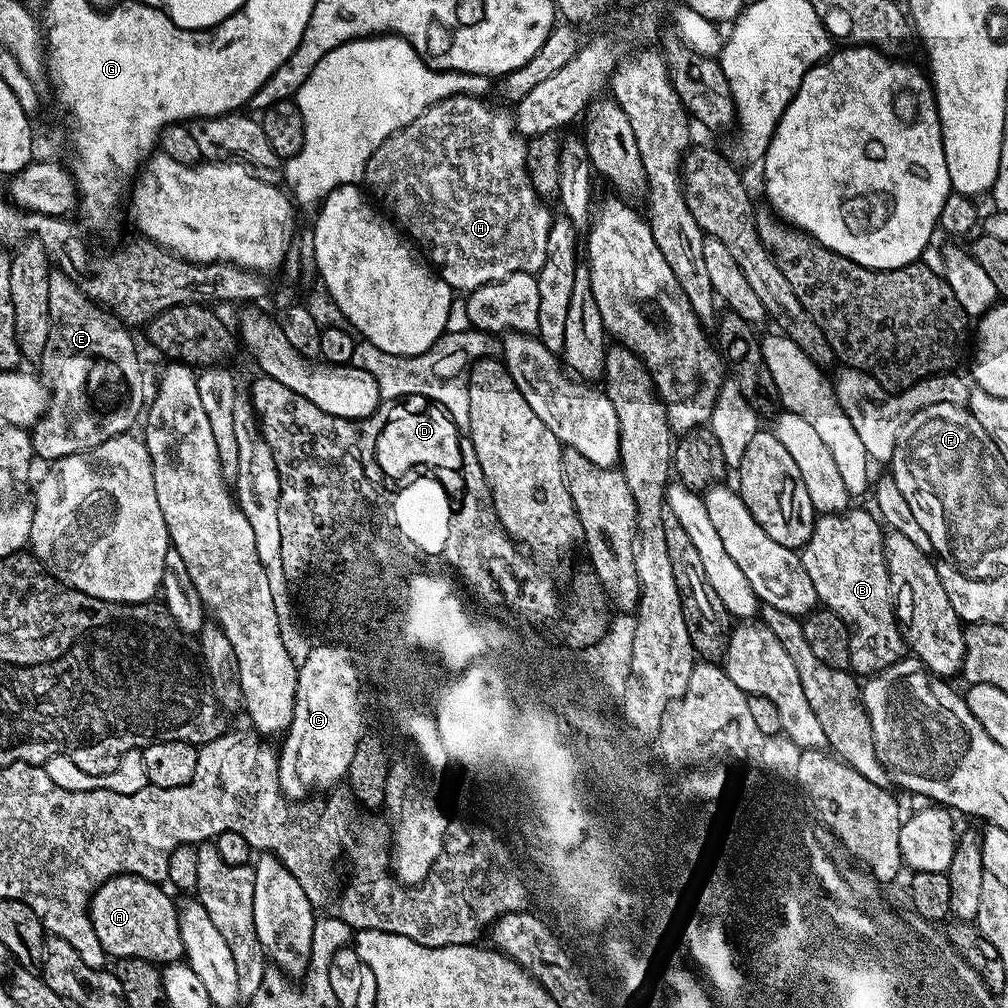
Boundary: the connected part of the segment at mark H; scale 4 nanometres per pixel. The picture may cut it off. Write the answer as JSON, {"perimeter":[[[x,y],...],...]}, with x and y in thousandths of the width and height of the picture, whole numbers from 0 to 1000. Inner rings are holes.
{"perimeter":[[[447,95],[441,99],[436,99],[415,117],[411,117],[411,121],[407,121],[407,125],[395,129],[387,137],[383,137],[383,141],[379,141],[379,145],[375,145],[375,149],[371,149],[361,170],[361,179],[366,187],[364,189],[374,199],[377,197],[383,205],[389,206],[388,217],[402,231],[406,230],[404,233],[416,243],[420,253],[427,259],[428,265],[448,287],[456,289],[457,286],[457,291],[460,292],[467,290],[470,286],[476,286],[480,282],[489,282],[492,278],[500,278],[512,270],[535,271],[536,265],[540,263],[544,255],[544,233],[550,217],[549,211],[546,212],[539,206],[541,203],[532,193],[530,185],[527,184],[527,178],[523,171],[524,139],[513,131],[513,120],[510,118],[509,112],[505,108],[503,111],[500,107],[491,107],[482,100],[483,98],[474,95]]]}

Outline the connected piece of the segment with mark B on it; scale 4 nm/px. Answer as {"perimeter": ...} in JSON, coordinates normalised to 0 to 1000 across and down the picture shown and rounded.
{"perimeter":[[[845,502],[836,508],[811,511],[806,529],[793,549],[795,561],[807,578],[813,598],[820,606],[834,611],[840,619],[843,663],[846,668],[854,667],[854,672],[857,673],[875,666],[899,651],[897,628],[889,613],[885,575],[881,571],[881,559],[877,549],[879,528],[874,517],[865,508],[864,510],[857,504]]]}

